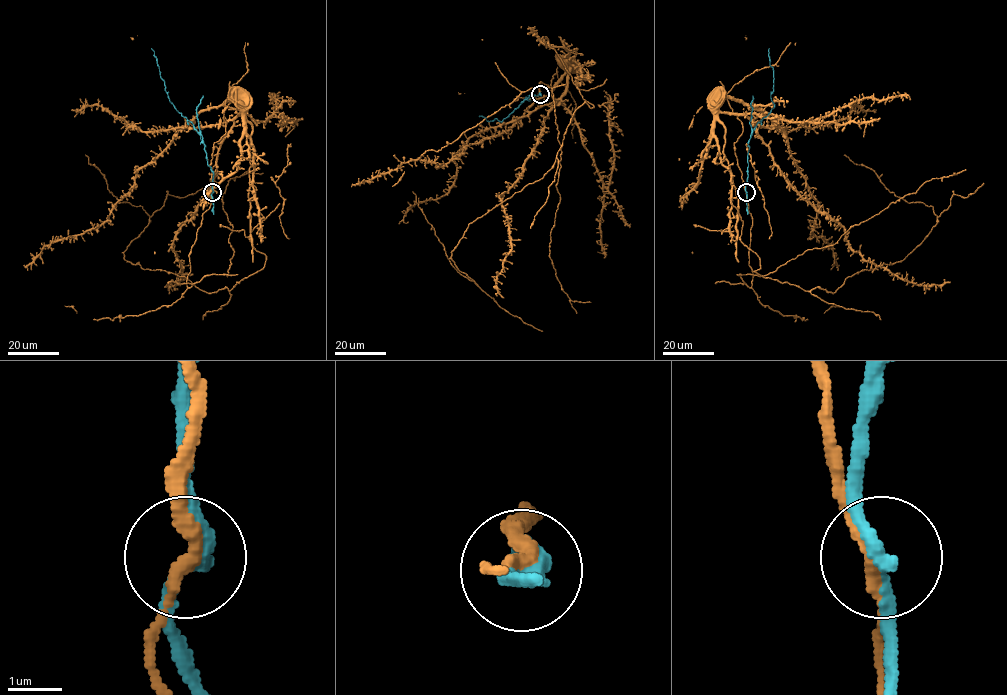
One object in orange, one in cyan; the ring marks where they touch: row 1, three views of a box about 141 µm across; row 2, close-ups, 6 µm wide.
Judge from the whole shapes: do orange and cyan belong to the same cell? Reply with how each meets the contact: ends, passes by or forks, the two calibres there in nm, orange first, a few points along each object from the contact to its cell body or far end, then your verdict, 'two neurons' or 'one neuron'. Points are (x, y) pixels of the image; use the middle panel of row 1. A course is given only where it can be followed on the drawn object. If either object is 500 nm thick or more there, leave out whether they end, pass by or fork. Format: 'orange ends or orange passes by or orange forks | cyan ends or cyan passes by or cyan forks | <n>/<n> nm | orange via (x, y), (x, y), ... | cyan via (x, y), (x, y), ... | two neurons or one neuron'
orange passes by | cyan passes by | 260/240 nm | orange via (540, 94), (572, 65), (593, 106), (541, 179), (466, 228), (451, 259), (477, 285), (412, 191) | cyan via (540, 94), (524, 100), (501, 121), (495, 118), (488, 121), (479, 116) | two neurons

